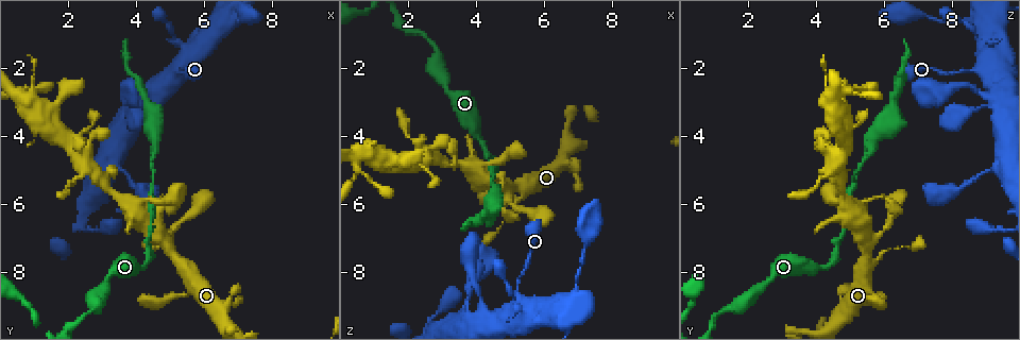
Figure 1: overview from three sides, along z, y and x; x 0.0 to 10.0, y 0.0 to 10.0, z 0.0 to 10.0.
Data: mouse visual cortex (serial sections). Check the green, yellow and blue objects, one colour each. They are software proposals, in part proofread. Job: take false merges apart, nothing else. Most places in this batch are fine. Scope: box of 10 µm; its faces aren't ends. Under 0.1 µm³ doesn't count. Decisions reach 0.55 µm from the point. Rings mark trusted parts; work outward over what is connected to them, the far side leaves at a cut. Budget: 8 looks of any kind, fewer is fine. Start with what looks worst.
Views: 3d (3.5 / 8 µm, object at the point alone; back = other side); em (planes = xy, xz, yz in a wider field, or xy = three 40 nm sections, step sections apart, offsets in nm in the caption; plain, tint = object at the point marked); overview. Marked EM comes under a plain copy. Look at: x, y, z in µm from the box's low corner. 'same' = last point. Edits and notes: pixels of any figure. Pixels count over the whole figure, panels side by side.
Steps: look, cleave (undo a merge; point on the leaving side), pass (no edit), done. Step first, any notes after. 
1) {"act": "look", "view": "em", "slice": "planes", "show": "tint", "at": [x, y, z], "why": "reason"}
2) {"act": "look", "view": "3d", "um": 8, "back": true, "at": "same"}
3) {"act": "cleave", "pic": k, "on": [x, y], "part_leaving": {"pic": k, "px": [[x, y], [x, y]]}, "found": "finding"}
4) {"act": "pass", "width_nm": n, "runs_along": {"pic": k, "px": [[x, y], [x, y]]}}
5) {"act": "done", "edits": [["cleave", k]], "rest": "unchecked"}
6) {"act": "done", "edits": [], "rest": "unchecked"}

{"act": "look", "view": "3d", "um": 8, "at": [4.10, 7.90, 4.15], "why": "sudden change in width"}

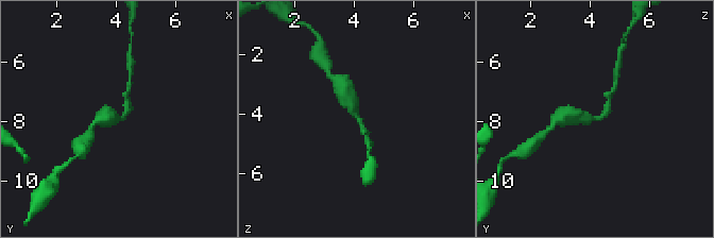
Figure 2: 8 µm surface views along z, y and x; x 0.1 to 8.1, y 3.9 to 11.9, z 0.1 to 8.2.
{"act": "look", "view": "em", "slice": "xy", "step": 2, "show": "tint", "at": "same", "arm_widths_nm": [200, 500]}

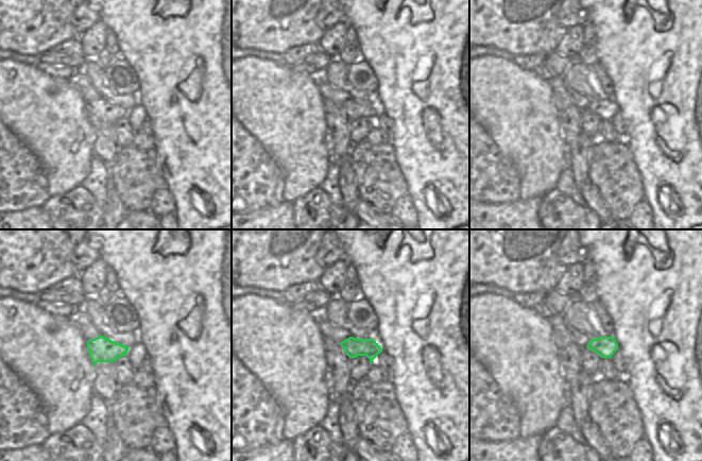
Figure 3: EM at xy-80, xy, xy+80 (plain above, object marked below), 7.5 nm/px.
{"act": "pass", "runs_along": {"pic": 2, "px": [[566, 117], [599, 118], [611, 97]]}, "found": "all the same cell"}

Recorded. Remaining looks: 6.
{"act": "look", "view": "3d", "um": 3.5, "at": [4.10, 5.95, 4.85], "why": "a narrow waist"}

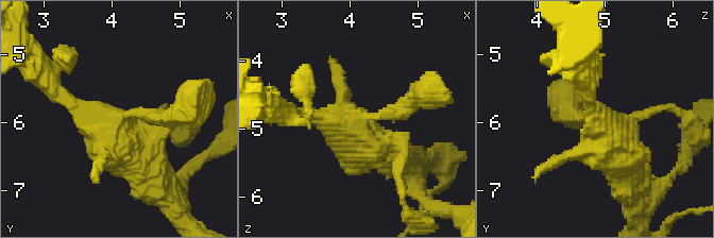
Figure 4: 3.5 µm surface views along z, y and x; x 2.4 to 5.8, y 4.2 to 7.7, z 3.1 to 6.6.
{"act": "look", "view": "em", "slice": "xy", "step": 1, "show": "tint", "at": [4.15, 5.90, 4.85]}

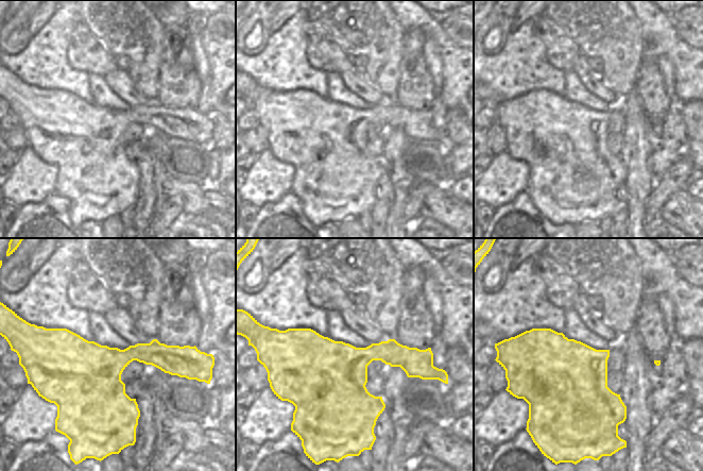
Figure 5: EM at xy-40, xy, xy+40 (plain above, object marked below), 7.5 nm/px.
{"act": "look", "view": "em", "slice": "planes", "show": "tint", "at": "same", "why": "cut it another way"}

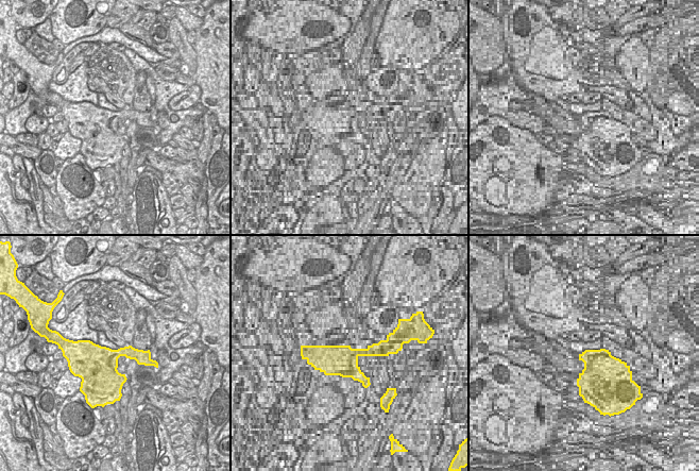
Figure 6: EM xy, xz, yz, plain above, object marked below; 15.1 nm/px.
{"act": "pass", "runs_along": {"pic": 4, "px": [[155, 179], [53, 87]]}, "found": "all the same cell"}

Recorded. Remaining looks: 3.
{"act": "look", "view": "3d", "um": 3.5, "at": [4.25, 2.85, 9.25], "why": "abrupt turn"}

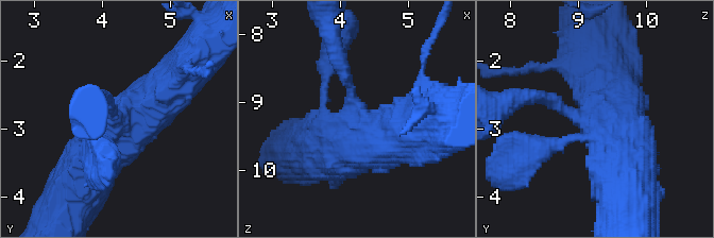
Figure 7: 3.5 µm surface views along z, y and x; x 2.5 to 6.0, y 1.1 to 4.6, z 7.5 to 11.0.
{"act": "look", "view": "em", "slice": "xy", "step": 2, "show": "tint", "at": [4.25, 2.90, 9.25], "why": "need the tissue"}

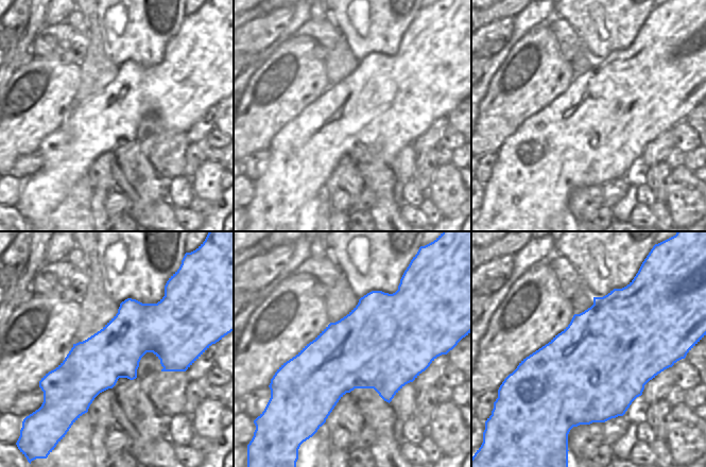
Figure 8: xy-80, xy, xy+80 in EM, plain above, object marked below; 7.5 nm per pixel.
{"act": "pass", "runs_along": {"pic": 8, "px": [[184, 341], [50, 375]]}, "found": "all the same cell"}

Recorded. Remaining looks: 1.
{"act": "done", "edits": [], "rest": "unchecked"}

